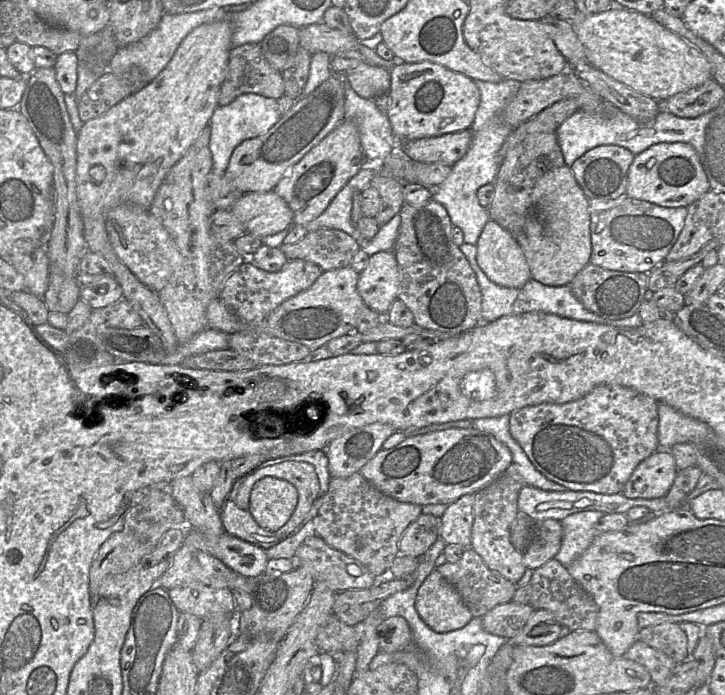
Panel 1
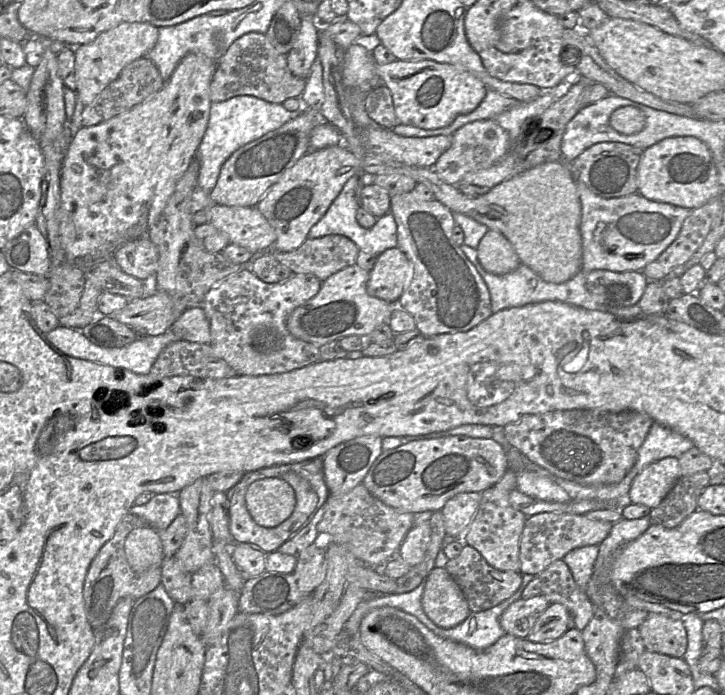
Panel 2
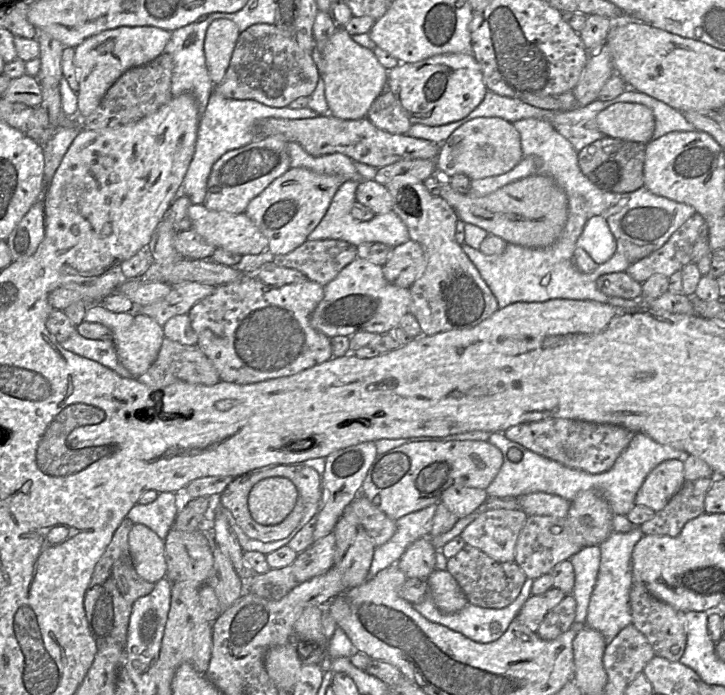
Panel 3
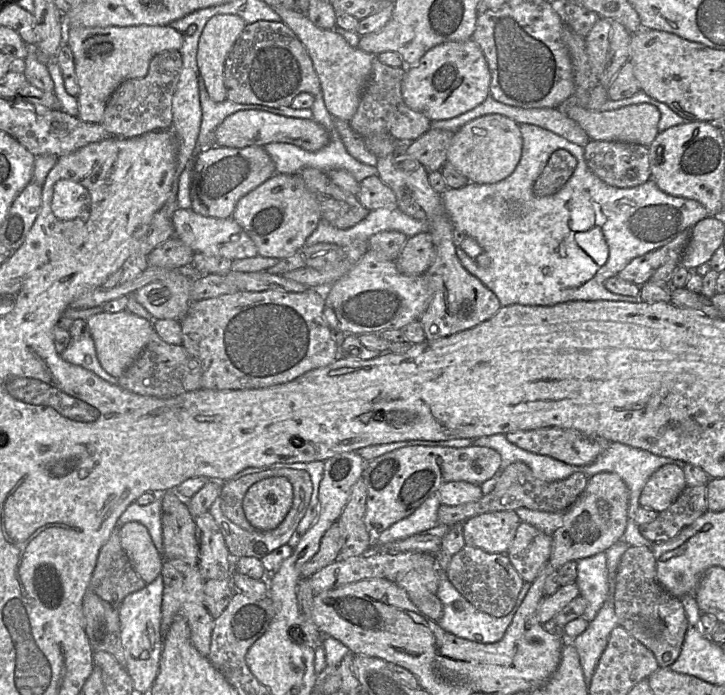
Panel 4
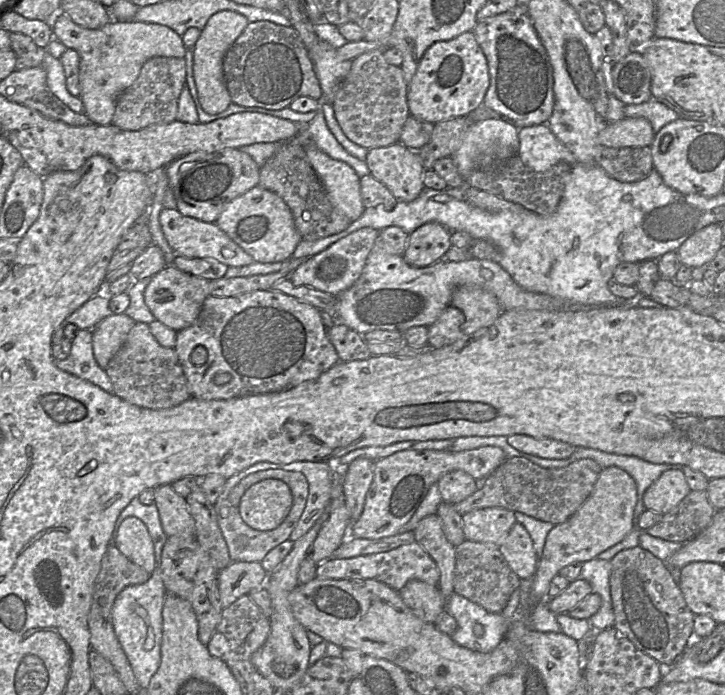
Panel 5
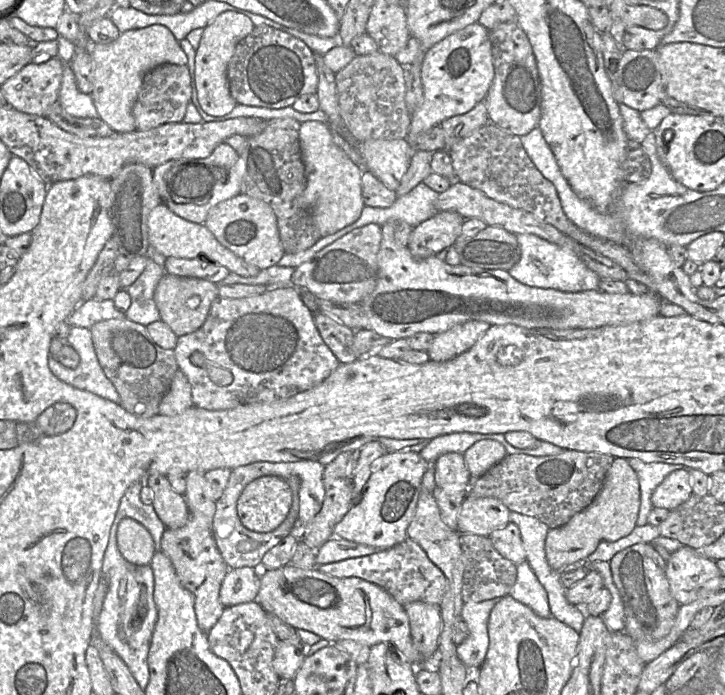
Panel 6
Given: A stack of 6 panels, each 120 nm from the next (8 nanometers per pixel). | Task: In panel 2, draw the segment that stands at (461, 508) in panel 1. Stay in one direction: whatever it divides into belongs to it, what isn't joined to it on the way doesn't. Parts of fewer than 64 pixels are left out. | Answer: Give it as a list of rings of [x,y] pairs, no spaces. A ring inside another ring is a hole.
[[[462,492],[451,497],[441,512],[447,537],[462,538],[472,521],[480,501],[478,492]]]

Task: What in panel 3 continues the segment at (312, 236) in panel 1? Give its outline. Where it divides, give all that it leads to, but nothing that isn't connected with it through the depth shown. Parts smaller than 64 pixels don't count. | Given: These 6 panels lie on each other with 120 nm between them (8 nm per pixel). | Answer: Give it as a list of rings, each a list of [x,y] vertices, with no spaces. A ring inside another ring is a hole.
[[[307,239],[299,247],[287,254],[274,255],[273,262],[279,267],[296,269],[300,271],[306,279],[319,283],[325,287],[357,257],[357,247],[346,241],[337,239]]]

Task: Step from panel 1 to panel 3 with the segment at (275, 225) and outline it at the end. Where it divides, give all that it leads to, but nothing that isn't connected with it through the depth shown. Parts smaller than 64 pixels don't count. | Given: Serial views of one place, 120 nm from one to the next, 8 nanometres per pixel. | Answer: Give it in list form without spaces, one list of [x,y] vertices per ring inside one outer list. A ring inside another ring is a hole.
[[[191,204],[187,216],[194,229],[216,248],[240,255],[256,255],[268,250],[268,239],[245,214],[230,214]]]

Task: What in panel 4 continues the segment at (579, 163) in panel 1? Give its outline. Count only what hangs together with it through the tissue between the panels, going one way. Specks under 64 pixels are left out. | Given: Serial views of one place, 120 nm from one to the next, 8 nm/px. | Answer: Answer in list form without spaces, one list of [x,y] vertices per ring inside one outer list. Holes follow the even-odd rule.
[[[590,140],[584,158],[590,171],[613,187],[633,188],[651,177],[649,150],[643,145]]]

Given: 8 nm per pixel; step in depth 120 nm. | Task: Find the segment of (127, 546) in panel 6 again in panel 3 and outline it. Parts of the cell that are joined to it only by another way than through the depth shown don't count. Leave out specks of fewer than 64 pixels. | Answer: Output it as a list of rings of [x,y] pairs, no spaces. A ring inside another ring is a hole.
[[[134,524],[128,534],[134,569],[143,580],[155,584],[166,577],[164,540],[142,524]]]

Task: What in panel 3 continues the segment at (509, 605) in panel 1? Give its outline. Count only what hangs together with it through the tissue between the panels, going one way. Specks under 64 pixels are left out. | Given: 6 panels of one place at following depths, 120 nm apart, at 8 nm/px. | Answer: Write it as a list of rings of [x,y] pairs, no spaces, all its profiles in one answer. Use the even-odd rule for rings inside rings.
[[[555,587],[540,595],[531,595],[516,616],[523,625],[536,633],[548,611],[562,601],[565,596],[563,591]]]

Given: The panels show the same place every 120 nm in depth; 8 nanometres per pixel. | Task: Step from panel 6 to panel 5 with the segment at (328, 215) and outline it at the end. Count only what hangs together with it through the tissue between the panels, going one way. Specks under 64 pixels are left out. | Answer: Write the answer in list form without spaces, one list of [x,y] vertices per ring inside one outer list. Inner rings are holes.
[[[306,144],[306,155],[321,179],[335,208],[352,222],[365,211],[361,198],[361,178],[347,163],[330,157],[314,144]]]

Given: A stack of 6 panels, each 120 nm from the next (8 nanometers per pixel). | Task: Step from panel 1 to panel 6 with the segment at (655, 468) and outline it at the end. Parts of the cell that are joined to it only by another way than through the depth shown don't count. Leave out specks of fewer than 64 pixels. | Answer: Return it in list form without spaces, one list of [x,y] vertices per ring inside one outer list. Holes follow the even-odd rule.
[[[681,469],[667,475],[651,496],[655,508],[672,511],[686,502],[692,495],[692,481],[688,470]]]

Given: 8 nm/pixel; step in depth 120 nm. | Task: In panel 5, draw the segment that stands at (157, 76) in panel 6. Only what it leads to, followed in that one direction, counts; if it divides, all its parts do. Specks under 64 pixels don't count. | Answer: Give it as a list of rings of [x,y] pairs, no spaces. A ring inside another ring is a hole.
[[[153,57],[145,62],[136,81],[117,98],[112,124],[137,131],[153,124],[165,124],[176,120],[178,100],[186,85],[185,58]]]

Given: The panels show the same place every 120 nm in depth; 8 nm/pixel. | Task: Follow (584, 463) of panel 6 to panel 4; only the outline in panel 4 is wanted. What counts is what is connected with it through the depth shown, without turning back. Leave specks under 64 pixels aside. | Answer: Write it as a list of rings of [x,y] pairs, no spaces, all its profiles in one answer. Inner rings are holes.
[[[513,462],[500,471],[493,489],[484,494],[479,500],[457,506],[441,504],[438,509],[438,524],[453,525],[463,523],[465,520],[482,513],[515,511],[521,507],[545,512],[564,513],[585,489],[588,480],[589,477],[583,472],[574,472],[561,480],[543,481],[536,478],[525,463]]]

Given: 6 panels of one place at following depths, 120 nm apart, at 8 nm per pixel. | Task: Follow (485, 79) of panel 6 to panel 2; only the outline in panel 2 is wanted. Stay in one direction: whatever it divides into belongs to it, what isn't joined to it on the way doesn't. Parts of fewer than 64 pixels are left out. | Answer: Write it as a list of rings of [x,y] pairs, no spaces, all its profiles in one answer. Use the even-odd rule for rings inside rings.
[[[432,60],[403,61],[376,64],[381,83],[391,92],[399,124],[432,130],[450,125],[457,117],[475,110],[488,88],[469,71],[453,64]]]

